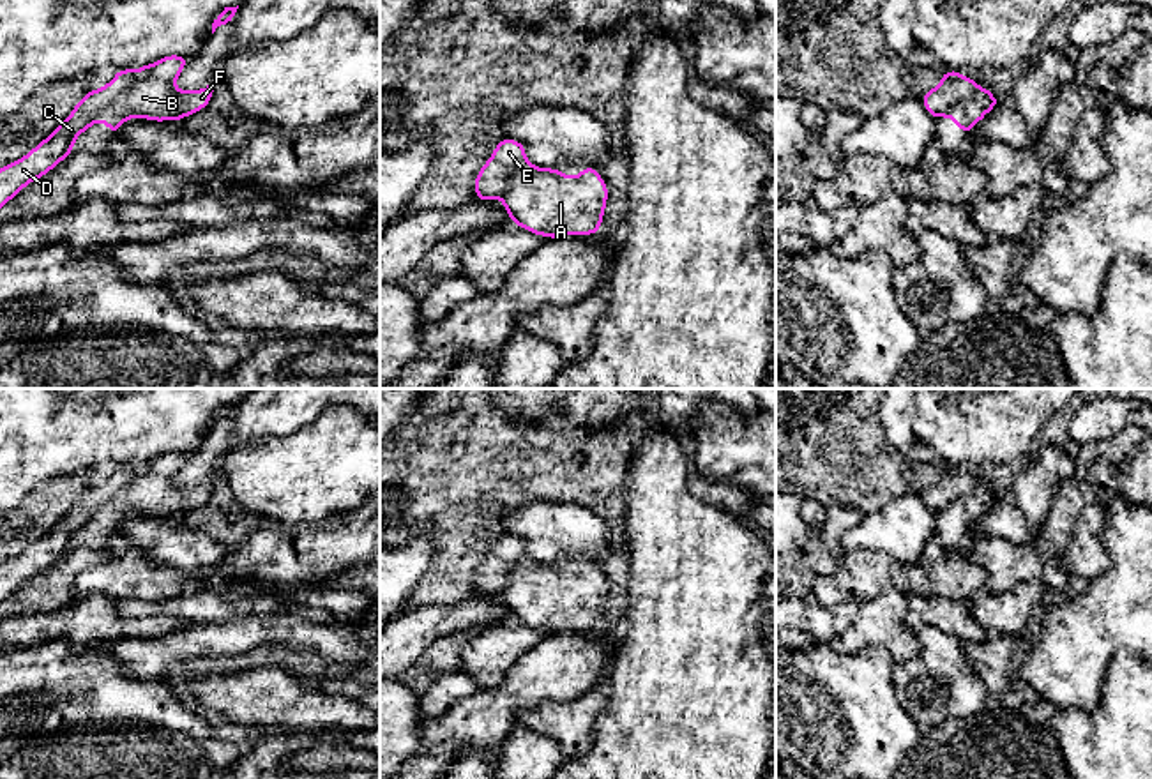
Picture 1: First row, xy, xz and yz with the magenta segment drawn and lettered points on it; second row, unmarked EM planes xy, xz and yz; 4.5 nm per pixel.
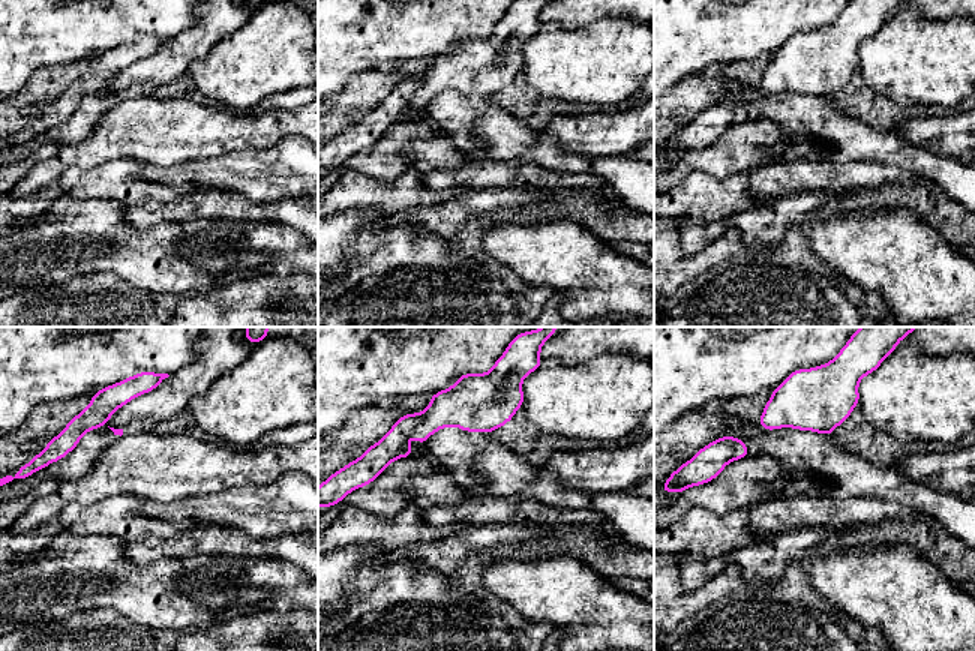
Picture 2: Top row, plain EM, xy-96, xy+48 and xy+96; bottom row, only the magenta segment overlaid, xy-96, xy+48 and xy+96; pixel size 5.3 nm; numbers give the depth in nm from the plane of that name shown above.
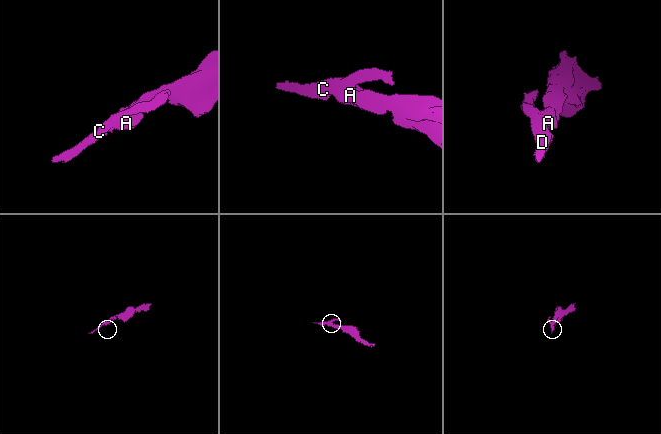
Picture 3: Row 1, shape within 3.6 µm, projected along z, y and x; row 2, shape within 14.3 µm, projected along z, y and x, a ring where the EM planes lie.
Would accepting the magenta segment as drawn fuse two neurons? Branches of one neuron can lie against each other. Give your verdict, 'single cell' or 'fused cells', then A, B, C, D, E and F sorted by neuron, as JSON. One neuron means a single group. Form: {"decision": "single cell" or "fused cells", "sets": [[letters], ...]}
{"decision": "fused cells", "sets": [["A", "B", "F"], ["C", "D", "E"]]}

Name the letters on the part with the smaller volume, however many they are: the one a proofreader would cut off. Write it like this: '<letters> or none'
C, D, E

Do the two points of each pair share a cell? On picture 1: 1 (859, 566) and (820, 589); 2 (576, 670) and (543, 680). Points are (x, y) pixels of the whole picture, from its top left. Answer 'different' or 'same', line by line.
1: same
2: same

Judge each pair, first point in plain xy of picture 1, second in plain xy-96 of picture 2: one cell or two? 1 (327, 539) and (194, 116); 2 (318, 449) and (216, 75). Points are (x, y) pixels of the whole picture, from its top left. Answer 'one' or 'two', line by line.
1: one
2: one

